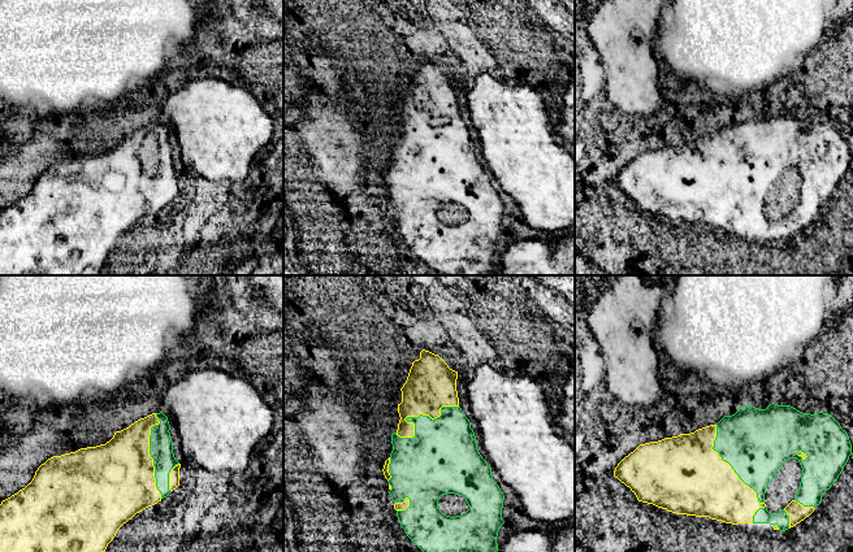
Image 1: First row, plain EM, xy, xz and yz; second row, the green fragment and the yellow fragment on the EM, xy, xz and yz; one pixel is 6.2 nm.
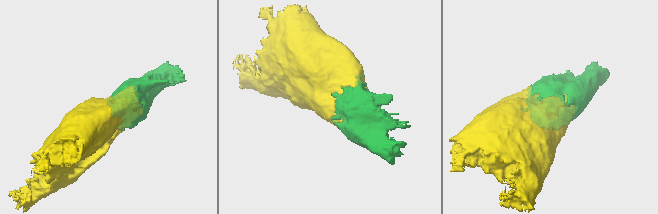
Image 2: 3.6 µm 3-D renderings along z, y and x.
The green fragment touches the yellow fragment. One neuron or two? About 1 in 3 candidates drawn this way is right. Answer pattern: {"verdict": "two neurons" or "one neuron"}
{"verdict": "one neuron"}

